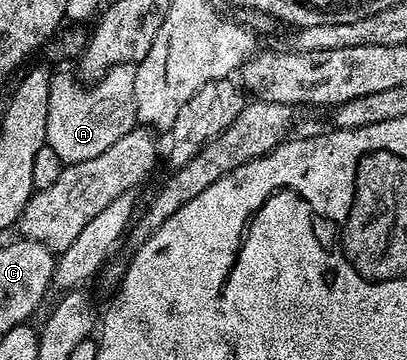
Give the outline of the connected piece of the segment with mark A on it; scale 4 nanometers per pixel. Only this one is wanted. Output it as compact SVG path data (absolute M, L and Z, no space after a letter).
M118 63L113 65L108 71L103 72L94 80L92 87L82 87L75 79L70 79L67 75L56 74L51 81L49 89L49 125L45 125L47 134L47 146L61 157L61 161L68 163L80 163L89 161L93 157L98 157L100 153L105 153L109 145L121 141L125 133L134 131L137 126L135 117L135 82L137 73L136 64Z

